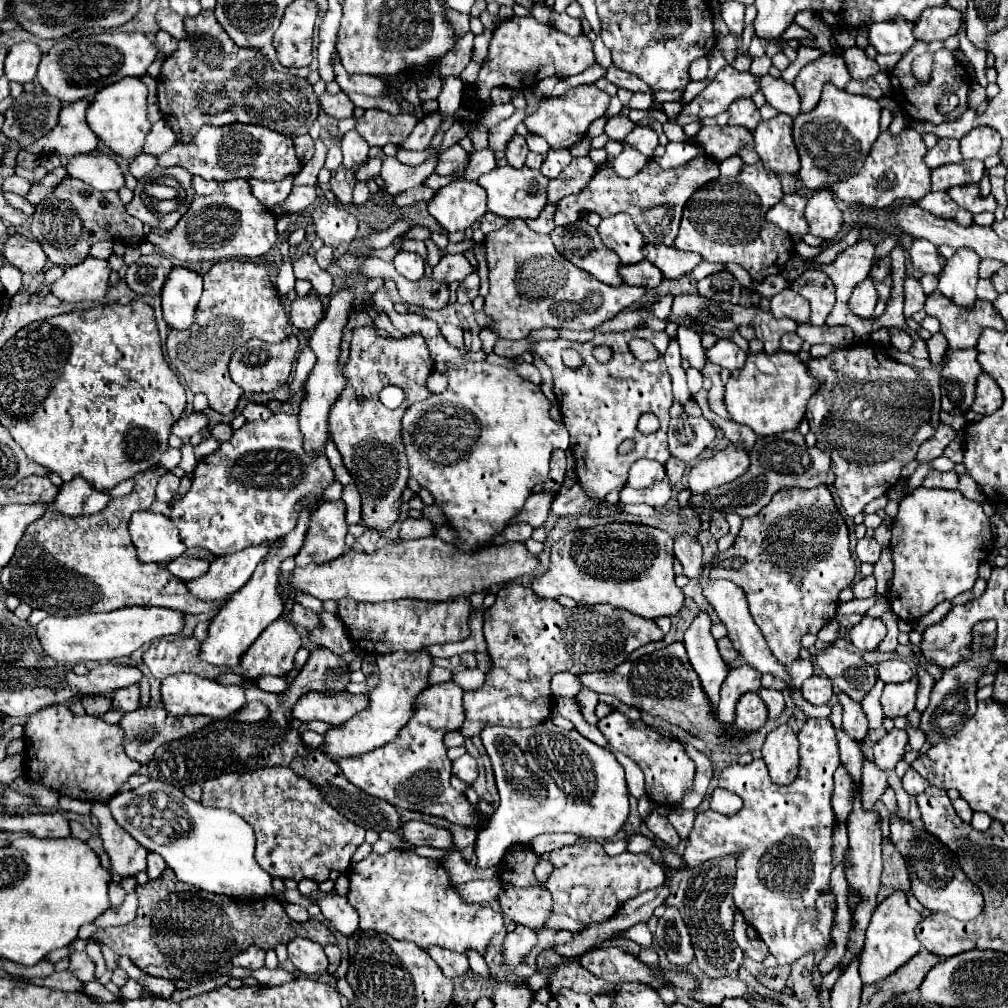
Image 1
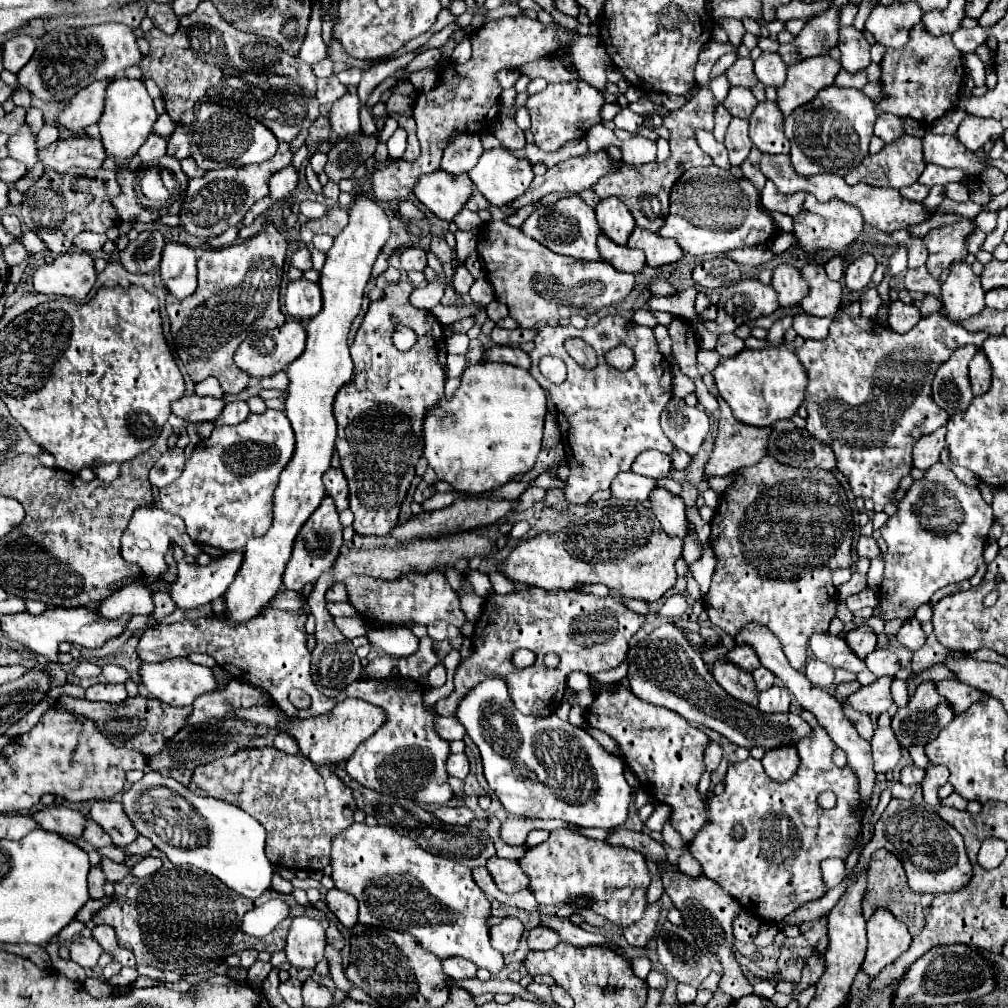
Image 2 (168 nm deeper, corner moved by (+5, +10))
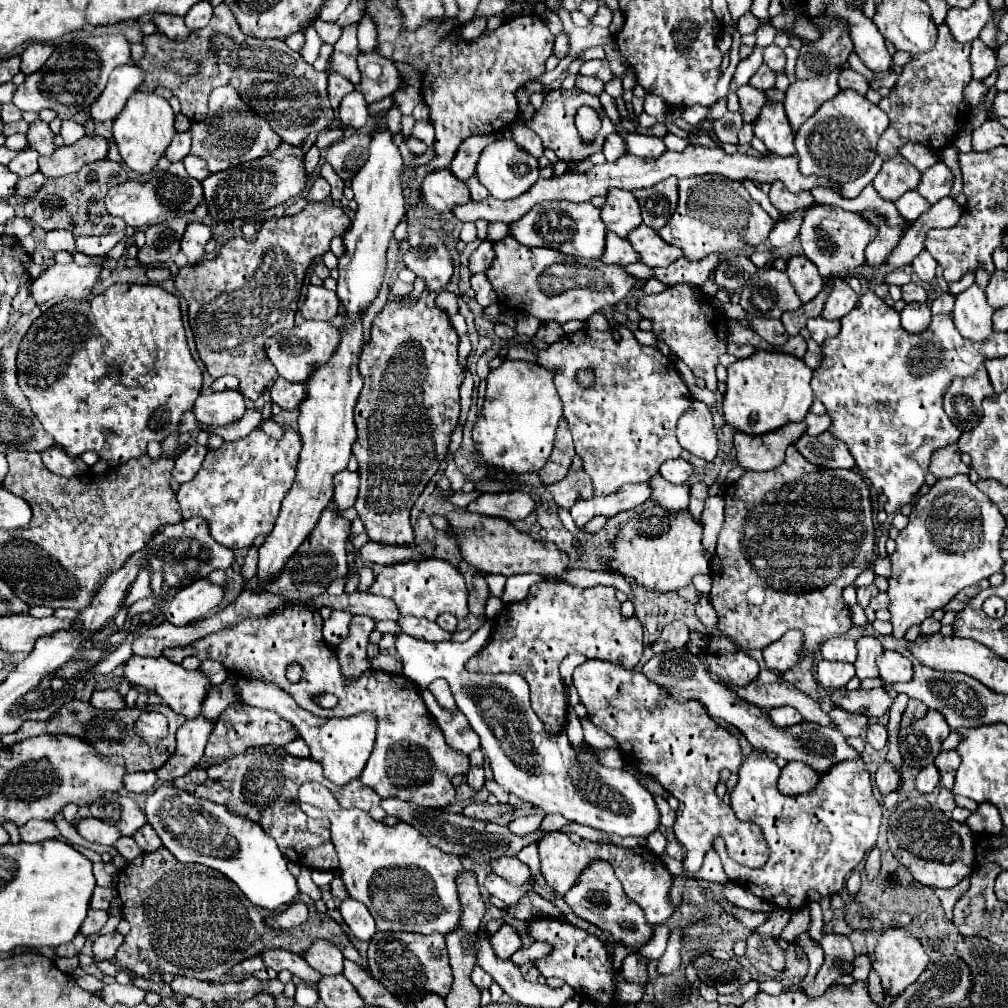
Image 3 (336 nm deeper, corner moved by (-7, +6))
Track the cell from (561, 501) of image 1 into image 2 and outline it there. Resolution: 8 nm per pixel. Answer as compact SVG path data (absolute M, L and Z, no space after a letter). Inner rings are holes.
M528 487L522 495L520 495L520 503L518 503L518 511L524 511L528 507L532 507L532 503L538 503L546 497L546 489L542 487Z

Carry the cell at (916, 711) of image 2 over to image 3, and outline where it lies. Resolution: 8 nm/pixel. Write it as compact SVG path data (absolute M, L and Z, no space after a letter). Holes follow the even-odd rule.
M926 713L926 717L916 719L910 727L900 729L898 747L906 769L924 769L934 763L942 749L942 741L948 737L950 727L940 713Z

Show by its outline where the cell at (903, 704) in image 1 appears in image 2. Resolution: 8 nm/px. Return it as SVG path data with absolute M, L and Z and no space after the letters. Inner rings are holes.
M880 677L872 685L860 687L854 695L846 699L846 703L850 703L854 709L864 711L868 715L880 715L888 711L888 707L894 703L892 693L890 693L892 681L894 677Z

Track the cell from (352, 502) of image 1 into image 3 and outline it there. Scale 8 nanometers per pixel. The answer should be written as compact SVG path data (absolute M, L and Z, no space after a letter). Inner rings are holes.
M344 469L334 477L334 501L340 509L348 509L354 505L358 497L358 473Z

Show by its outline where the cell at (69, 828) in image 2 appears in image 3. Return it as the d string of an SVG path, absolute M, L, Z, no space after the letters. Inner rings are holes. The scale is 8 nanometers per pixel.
M88 817L88 819L82 819L78 825L76 825L78 833L86 839L86 841L92 841L92 843L100 843L100 845L114 845L120 837L124 837L114 825L108 825L104 821L98 821L94 817Z

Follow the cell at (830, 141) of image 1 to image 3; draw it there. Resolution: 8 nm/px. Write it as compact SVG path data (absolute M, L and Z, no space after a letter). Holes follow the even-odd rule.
M840 91L834 99L826 101L796 133L796 155L800 159L800 171L804 175L816 175L816 177L826 177L836 183L848 183L858 179L874 161L876 153L876 143L880 135L888 127L888 117L882 113L878 105L872 105L866 97L854 93L854 91Z

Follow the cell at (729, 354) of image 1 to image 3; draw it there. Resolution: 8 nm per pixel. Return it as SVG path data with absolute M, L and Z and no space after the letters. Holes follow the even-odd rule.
M728 343L728 353L736 355L738 359L744 359L744 357L750 357L756 349L752 345L736 345L736 343Z

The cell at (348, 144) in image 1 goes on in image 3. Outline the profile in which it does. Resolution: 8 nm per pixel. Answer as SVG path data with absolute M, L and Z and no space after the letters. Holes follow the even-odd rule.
M352 93L346 95L340 103L340 121L346 127L354 127L354 129L362 129L368 123L368 103L364 101L362 93Z

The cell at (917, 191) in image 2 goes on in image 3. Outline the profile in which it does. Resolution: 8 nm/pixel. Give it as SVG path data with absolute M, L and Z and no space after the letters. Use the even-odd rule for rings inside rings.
M910 191L910 193L904 193L900 199L894 201L898 213L908 221L908 223L914 223L922 213L926 213L930 209L930 203L918 193L918 191Z

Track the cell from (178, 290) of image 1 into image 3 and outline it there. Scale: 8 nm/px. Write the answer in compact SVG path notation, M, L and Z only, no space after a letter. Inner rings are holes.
M194 219L188 225L188 229L186 229L184 237L182 237L182 253L186 253L186 257L188 257L190 263L198 263L202 259L204 247L206 247L206 243L210 239L212 239L210 225Z

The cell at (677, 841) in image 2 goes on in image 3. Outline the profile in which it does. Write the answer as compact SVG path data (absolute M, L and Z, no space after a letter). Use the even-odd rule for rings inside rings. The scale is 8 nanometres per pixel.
M708 851L708 853L706 853L704 865L702 865L700 871L694 873L692 877L698 879L698 881L708 881L708 883L716 883L716 885L728 885L728 883L730 883L728 875L726 875L724 869L722 869L720 857L718 857L714 851Z

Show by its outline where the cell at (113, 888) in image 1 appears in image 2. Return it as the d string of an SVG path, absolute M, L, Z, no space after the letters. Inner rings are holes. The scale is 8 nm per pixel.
M96 865L90 869L90 875L88 875L88 885L90 885L90 897L92 899L100 899L104 897L104 883L106 883L106 875L102 871L102 865Z

